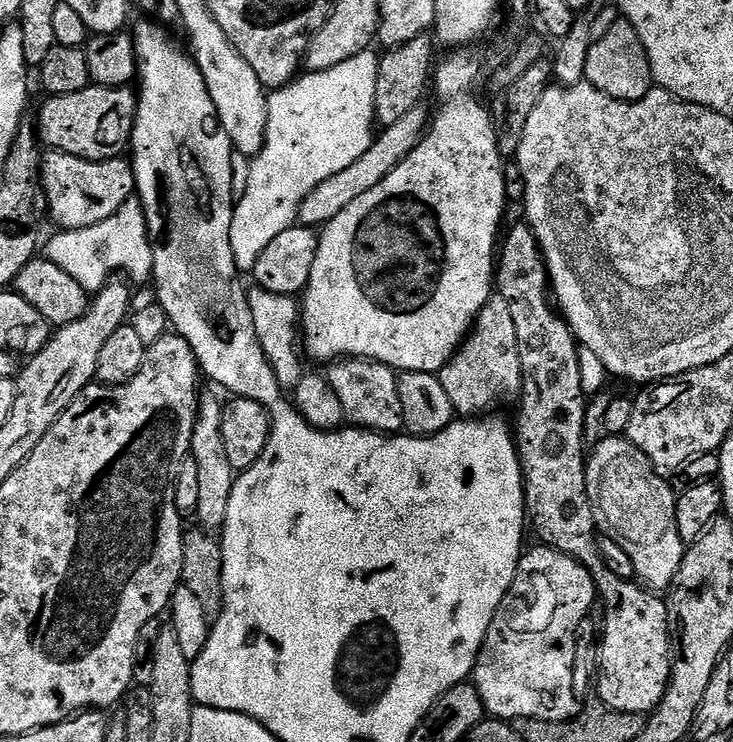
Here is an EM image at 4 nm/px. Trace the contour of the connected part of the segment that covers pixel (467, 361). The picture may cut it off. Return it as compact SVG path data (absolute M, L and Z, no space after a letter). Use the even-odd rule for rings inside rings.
M493 294L476 315L476 323L450 359L444 363L438 373L443 389L454 406L456 416L476 418L493 411L495 404L504 404L507 400L515 401L522 392L520 375L520 347L518 334L514 330L514 318L506 298Z

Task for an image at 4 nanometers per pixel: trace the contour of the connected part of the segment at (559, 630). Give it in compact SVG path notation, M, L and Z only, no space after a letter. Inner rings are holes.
M547 546L529 547L518 562L514 582L502 598L502 606L486 630L482 650L472 668L471 683L475 684L489 717L505 722L518 718L542 719L558 722L575 719L582 709L582 700L576 697L576 660L572 657L572 639L580 623L588 616L598 593L592 572L574 558Z

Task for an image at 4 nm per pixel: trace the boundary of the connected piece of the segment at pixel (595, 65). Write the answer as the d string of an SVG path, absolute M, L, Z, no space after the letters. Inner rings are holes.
M616 19L614 26L610 26L610 31L603 38L592 41L590 54L586 54L584 79L590 86L602 90L602 94L627 104L646 98L648 91L654 87L650 58L646 58L642 38L638 38L634 26L630 26L628 20Z

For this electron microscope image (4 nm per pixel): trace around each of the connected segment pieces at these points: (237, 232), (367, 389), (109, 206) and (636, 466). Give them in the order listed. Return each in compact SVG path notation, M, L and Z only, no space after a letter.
M369 50L362 54L354 54L354 58L346 58L346 62L338 62L338 66L330 66L330 70L301 75L299 79L289 84L288 87L273 91L269 95L264 145L258 155L251 157L249 164L252 165L249 166L248 177L244 180L244 193L241 196L239 193L232 209L232 249L234 250L234 262L236 263L237 273L251 273L252 267L256 265L258 258L262 254L262 250L266 250L266 246L270 246L270 242L274 242L274 238L278 238L278 234L282 234L282 230L291 228L297 223L302 202L306 198L306 194L310 194L310 190L314 190L314 186L326 182L326 178L334 178L334 174L340 173L341 170L346 170L346 166L351 166L354 162L358 162L358 158L362 158L362 154L366 154L366 150L370 150L374 139L372 128L374 129L374 121L376 119L374 86L378 86L378 66L380 65L377 53L374 53L375 51Z
M341 358L327 365L326 375L342 402L342 414L353 428L381 434L400 434L404 432L402 418L402 398L398 398L398 375L395 368L377 364L375 360Z
M49 151L40 162L40 182L44 186L47 215L57 229L69 232L106 222L136 191L135 174L127 159L83 160L65 152Z
M623 435L601 439L593 448L596 449L593 452L591 449L585 468L597 531L616 540L626 550L630 562L634 562L636 576L649 589L671 588L686 551L682 534L678 534L677 489L672 489L668 485L671 483L657 474L650 458Z

